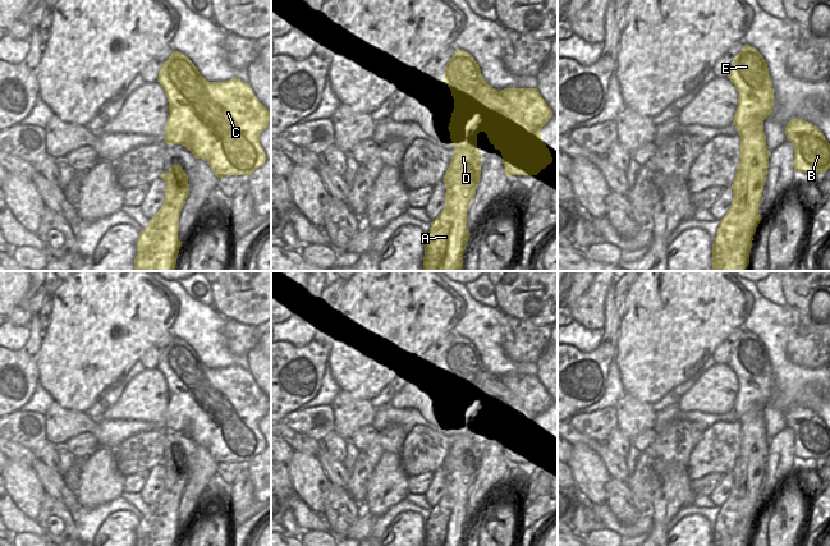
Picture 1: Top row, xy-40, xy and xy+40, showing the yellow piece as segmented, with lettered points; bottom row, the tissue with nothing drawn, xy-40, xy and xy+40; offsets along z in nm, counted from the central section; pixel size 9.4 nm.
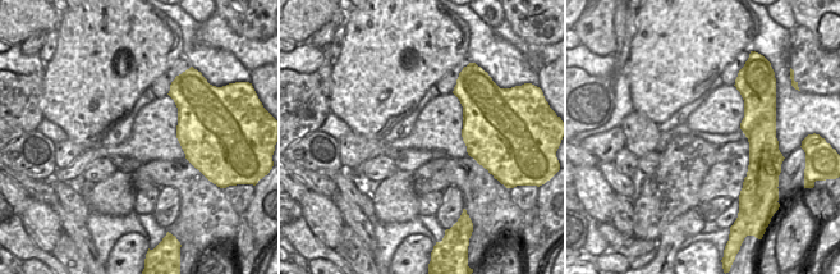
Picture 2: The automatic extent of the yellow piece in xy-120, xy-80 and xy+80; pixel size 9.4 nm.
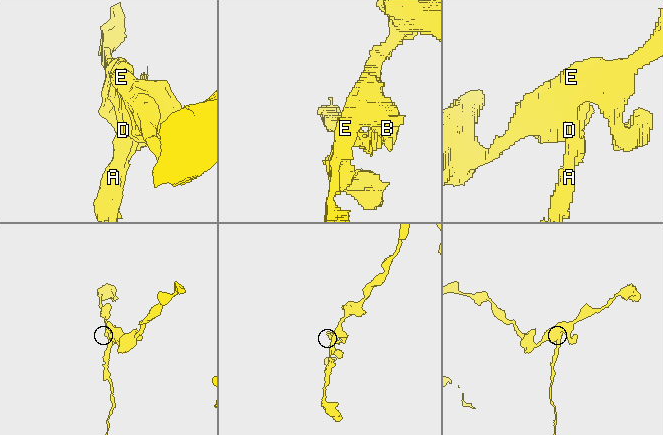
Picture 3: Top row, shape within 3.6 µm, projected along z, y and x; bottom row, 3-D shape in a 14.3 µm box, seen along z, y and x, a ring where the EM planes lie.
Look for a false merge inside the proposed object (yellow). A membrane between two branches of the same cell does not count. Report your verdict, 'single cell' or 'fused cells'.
fused cells

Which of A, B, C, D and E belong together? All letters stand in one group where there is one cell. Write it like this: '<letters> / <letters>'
A / B C D E

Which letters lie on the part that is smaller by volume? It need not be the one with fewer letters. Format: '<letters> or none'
A

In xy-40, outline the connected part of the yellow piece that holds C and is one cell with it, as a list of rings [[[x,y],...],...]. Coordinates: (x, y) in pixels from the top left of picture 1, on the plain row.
[[[180,338],[164,348],[157,368],[169,389],[166,431],[182,431],[205,446],[217,464],[251,462],[266,448],[260,419],[271,399],[238,364],[206,367]]]

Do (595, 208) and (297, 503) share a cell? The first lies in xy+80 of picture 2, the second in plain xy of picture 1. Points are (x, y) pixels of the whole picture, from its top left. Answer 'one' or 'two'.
two

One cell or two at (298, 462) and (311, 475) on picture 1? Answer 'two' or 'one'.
one

